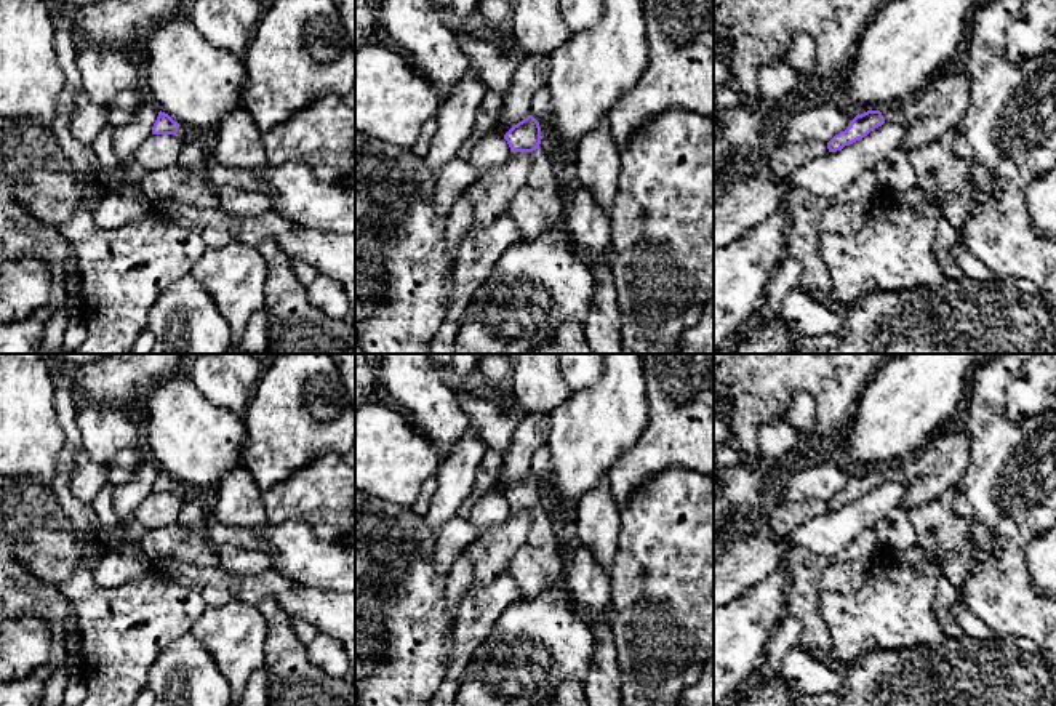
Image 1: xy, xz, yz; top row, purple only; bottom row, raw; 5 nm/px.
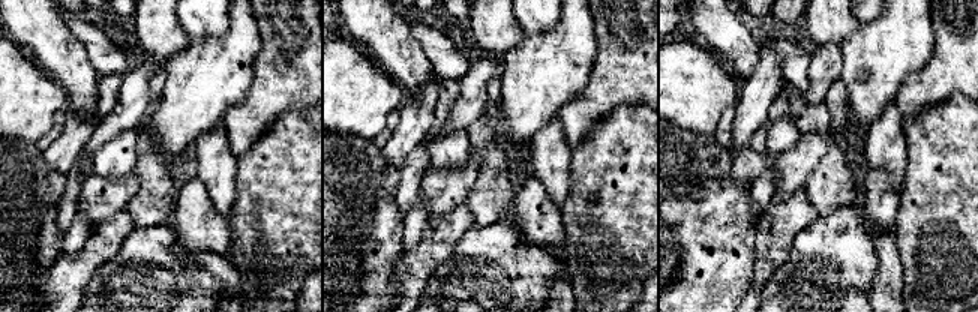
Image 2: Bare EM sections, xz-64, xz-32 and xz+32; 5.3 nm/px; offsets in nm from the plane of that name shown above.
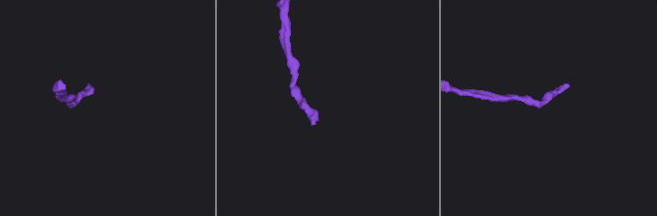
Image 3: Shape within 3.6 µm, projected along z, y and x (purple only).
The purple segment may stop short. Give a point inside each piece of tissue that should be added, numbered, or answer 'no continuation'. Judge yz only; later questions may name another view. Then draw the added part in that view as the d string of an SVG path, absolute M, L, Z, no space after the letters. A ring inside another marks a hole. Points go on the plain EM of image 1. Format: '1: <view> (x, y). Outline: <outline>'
1: yz (940, 466). Outline: M958 423L947 426L909 458L880 467L885 480L907 482L901 507L906 511L934 501L963 483L971 458L968 434Z

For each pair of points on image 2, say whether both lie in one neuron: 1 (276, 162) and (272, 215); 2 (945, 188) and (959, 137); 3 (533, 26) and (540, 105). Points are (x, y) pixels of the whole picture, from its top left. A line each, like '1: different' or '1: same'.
1: same
2: same
3: different

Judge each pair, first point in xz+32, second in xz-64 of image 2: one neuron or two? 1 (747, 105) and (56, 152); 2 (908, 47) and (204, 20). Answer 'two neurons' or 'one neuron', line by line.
1: one neuron
2: two neurons

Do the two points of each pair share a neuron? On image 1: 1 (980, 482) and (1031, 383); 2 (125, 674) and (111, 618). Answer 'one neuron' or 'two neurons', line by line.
1: two neurons
2: one neuron

